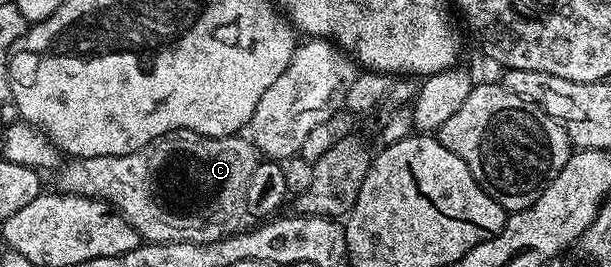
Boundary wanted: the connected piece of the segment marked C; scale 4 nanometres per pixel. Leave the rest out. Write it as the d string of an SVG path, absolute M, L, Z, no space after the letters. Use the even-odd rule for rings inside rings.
M178 128L176 132L166 132L141 150L124 156L98 156L85 158L76 156L60 163L54 173L54 187L68 196L84 196L90 200L102 200L119 215L124 216L139 231L144 241L153 244L165 242L217 242L232 236L244 227L248 219L245 190L249 186L249 174L257 170L261 154L246 135L202 136L193 130ZM175 175L175 196L167 196L163 189L163 179Z

